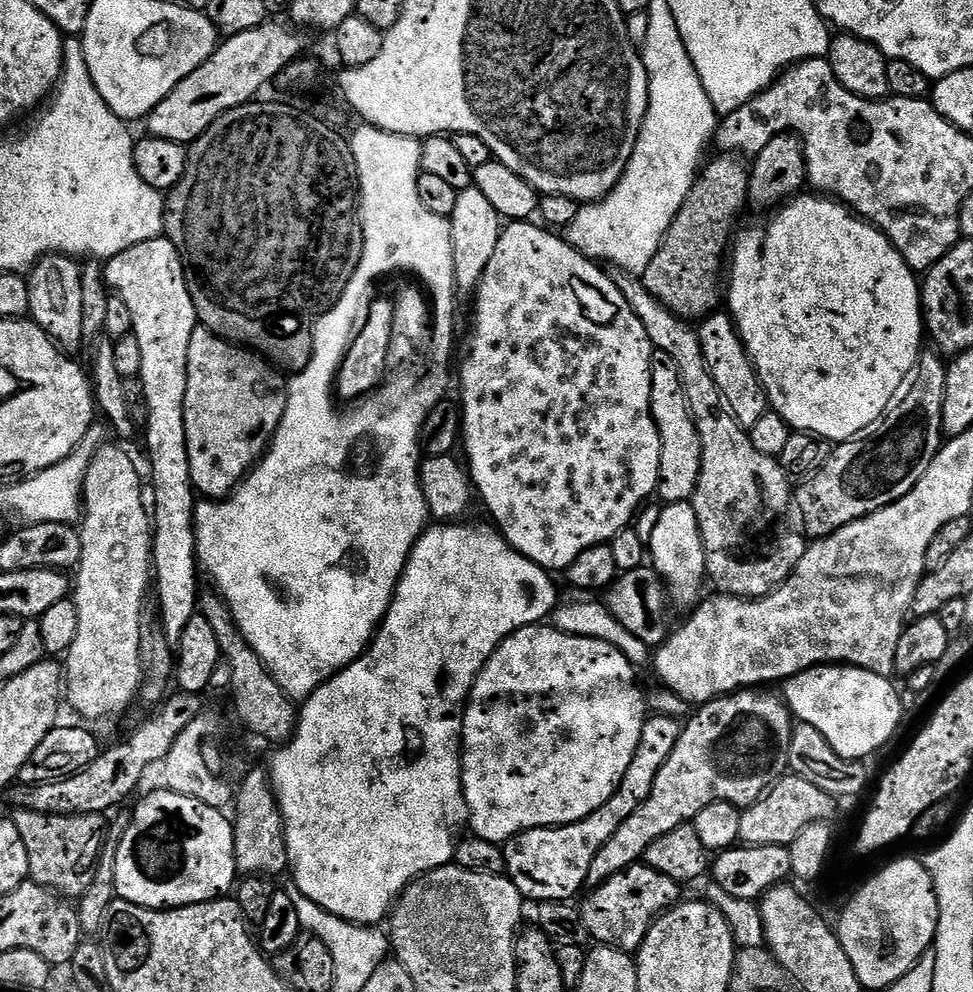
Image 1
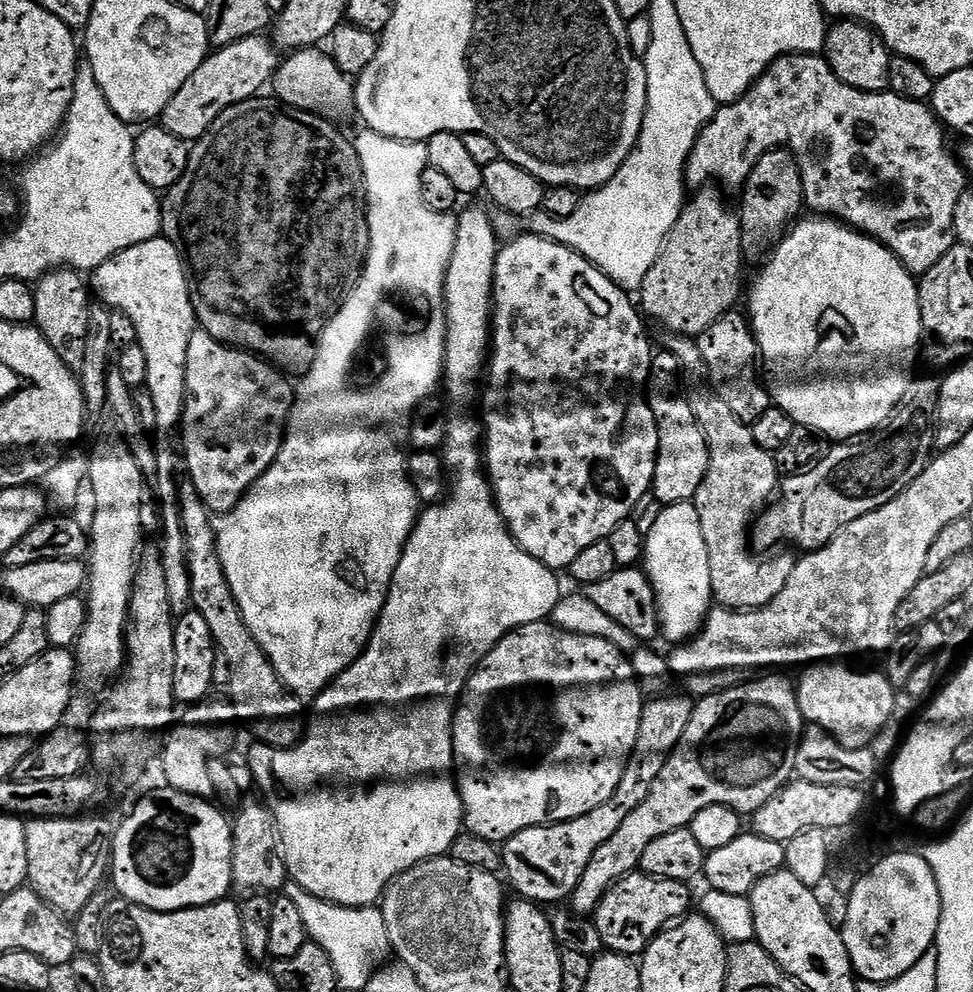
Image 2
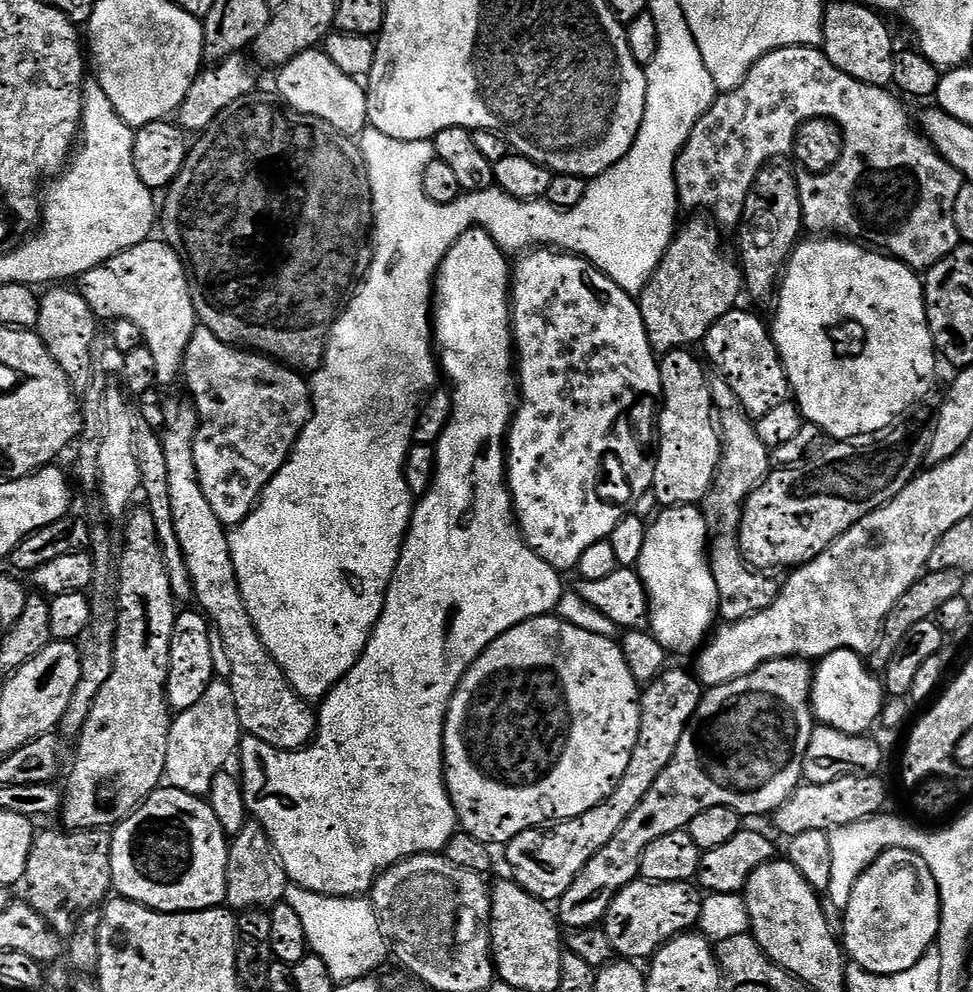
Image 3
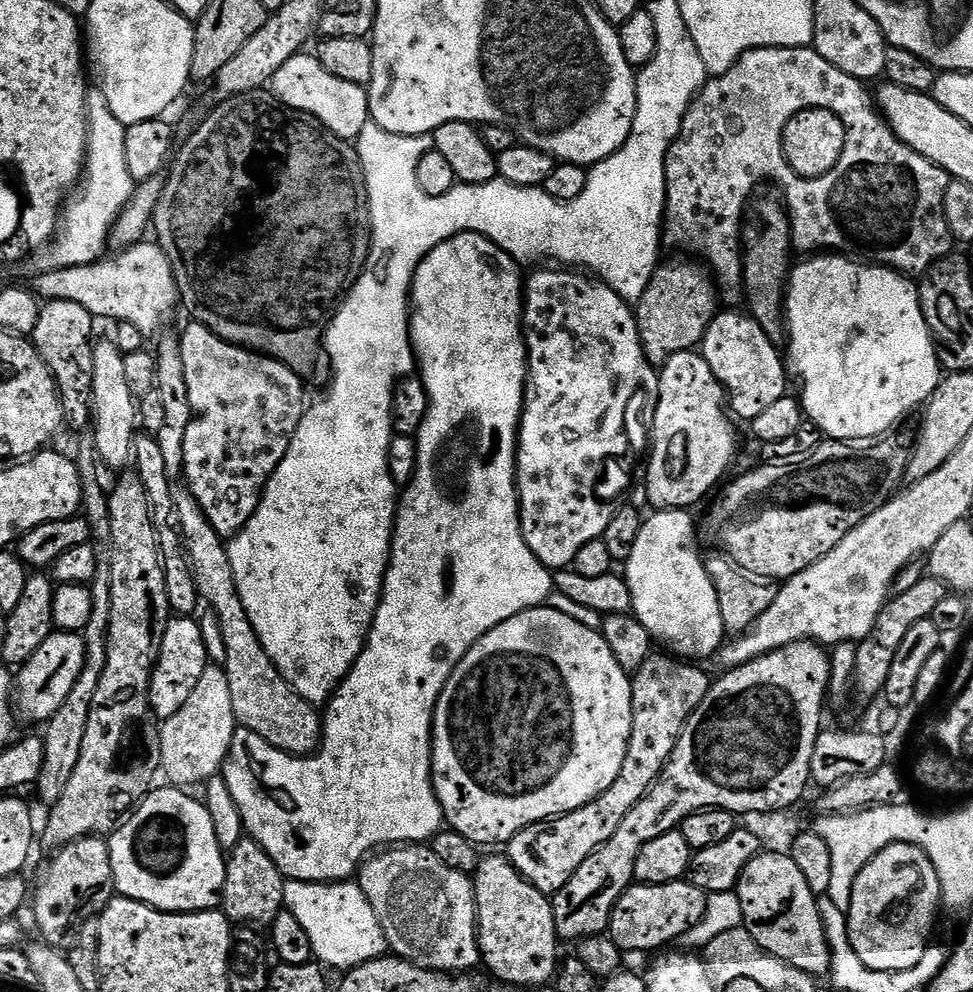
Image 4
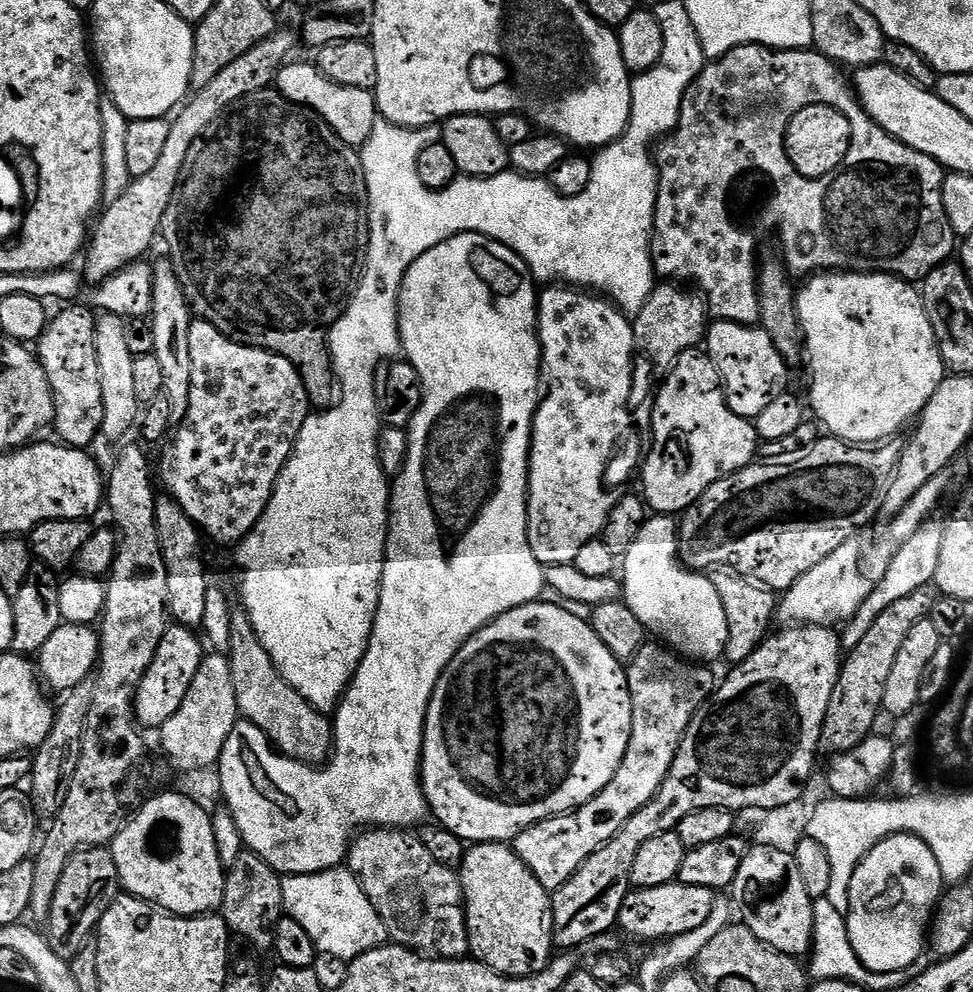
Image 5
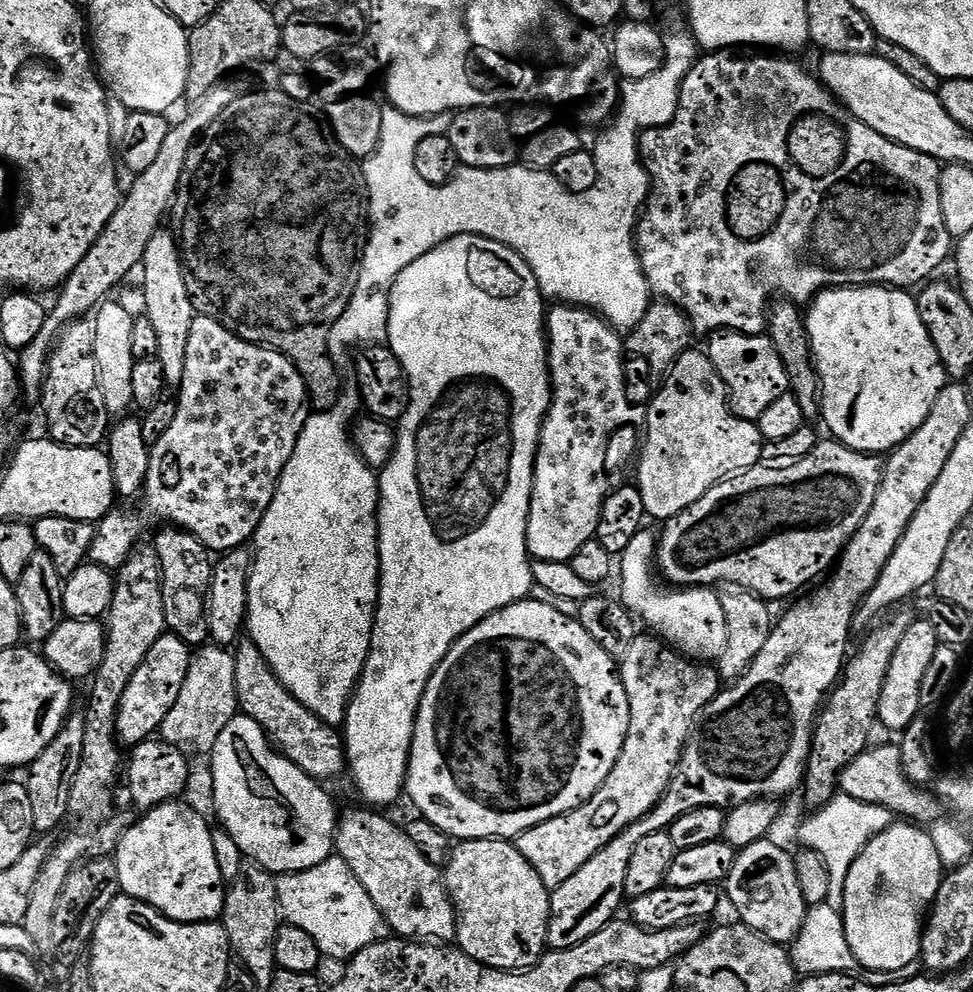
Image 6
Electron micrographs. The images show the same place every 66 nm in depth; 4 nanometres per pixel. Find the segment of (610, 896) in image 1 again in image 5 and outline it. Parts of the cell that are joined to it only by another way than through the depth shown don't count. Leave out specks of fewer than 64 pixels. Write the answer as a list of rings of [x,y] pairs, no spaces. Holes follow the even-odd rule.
[[[679,882],[653,888],[637,888],[629,891],[628,897],[622,902],[616,923],[625,937],[628,935],[636,940],[652,940],[651,942],[672,940],[678,934],[687,934],[702,926],[702,922],[710,918],[710,910],[714,910],[717,899],[717,893],[713,889],[706,886],[686,886]]]

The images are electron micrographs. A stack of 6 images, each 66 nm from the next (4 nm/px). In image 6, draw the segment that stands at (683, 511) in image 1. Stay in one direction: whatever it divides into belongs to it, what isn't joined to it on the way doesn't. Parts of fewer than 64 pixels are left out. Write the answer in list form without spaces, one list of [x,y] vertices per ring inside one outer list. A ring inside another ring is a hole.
[[[655,531],[639,532],[634,536],[634,542],[630,542],[630,546],[626,546],[624,553],[618,557],[618,580],[619,576],[621,580],[619,599],[643,623],[645,620],[659,639],[680,655],[697,662],[719,661],[722,650],[726,650],[728,637],[726,614],[719,595],[711,587],[681,588],[661,583],[654,567],[657,543]]]

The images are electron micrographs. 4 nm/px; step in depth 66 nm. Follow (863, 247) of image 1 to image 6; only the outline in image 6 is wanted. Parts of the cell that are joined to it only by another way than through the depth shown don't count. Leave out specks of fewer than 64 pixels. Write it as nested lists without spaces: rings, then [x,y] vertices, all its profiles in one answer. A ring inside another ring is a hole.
[[[849,286],[846,288],[826,288],[807,305],[806,319],[808,321],[808,337],[812,347],[812,358],[816,361],[816,372],[820,376],[820,411],[823,423],[828,423],[828,428],[833,437],[847,448],[853,448],[859,452],[869,454],[888,454],[899,446],[903,440],[910,438],[922,422],[930,414],[938,394],[946,383],[946,373],[942,362],[938,358],[938,350],[922,322],[920,305],[917,297],[911,291],[902,288],[890,288],[887,286]]]

